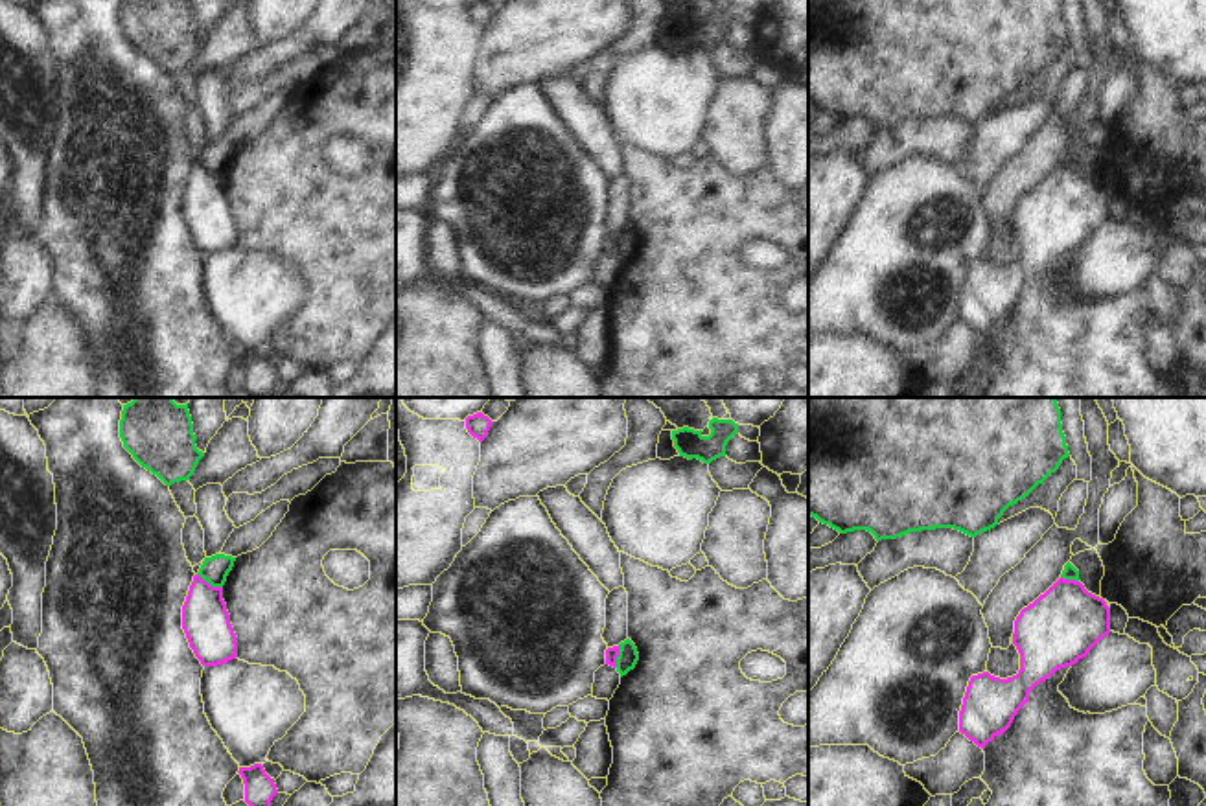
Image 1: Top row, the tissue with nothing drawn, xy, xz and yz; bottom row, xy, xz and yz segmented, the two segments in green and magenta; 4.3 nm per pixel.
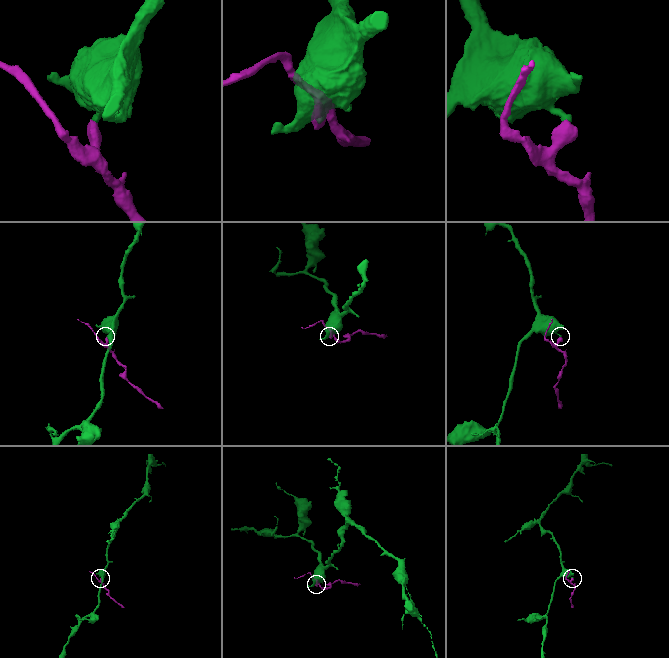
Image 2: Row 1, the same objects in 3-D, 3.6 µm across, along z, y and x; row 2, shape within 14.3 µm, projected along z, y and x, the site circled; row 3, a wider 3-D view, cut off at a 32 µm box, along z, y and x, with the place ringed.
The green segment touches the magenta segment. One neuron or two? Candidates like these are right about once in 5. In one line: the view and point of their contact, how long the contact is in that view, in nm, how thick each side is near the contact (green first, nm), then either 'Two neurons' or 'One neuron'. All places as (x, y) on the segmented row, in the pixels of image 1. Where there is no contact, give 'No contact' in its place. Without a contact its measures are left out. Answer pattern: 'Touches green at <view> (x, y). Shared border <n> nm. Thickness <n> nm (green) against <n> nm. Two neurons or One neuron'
Touches green at xy (210, 584). Shared border 130 nm. Thickness 120 nm (green) against 200 nm. Two neurons

